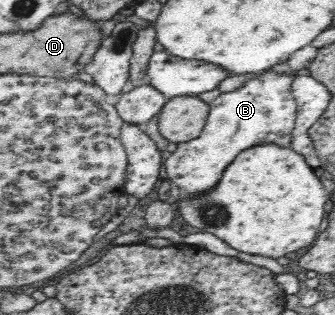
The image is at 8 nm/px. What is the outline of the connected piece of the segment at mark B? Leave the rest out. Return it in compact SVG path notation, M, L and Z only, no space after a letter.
M272 70L261 72L247 80L235 91L221 92L210 103L210 110L199 137L177 143L177 149L165 161L168 179L182 191L182 197L194 196L210 190L225 167L241 151L262 143L275 143L281 147L291 147L295 127L297 106L291 87L293 76Z

